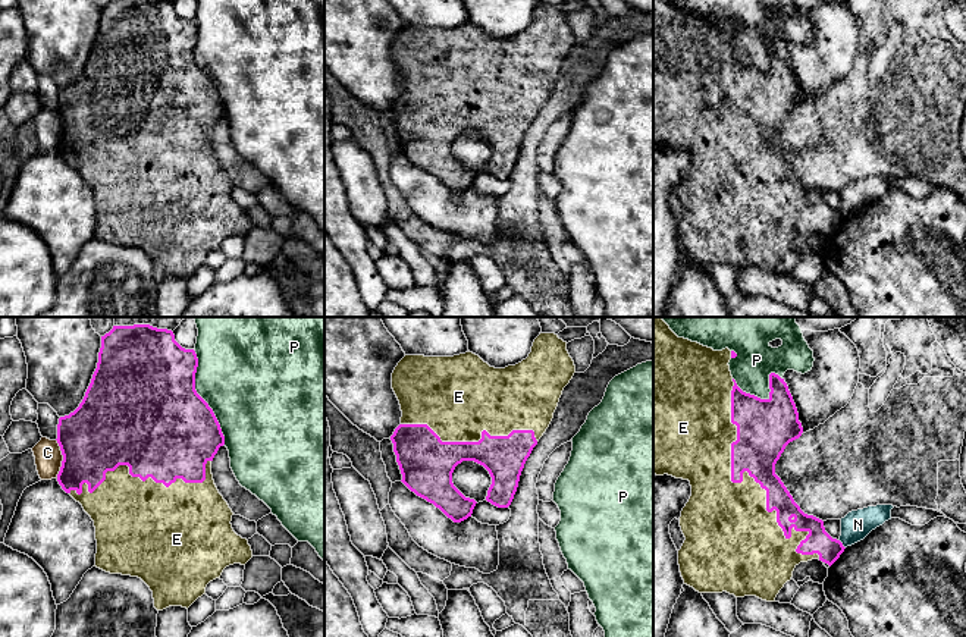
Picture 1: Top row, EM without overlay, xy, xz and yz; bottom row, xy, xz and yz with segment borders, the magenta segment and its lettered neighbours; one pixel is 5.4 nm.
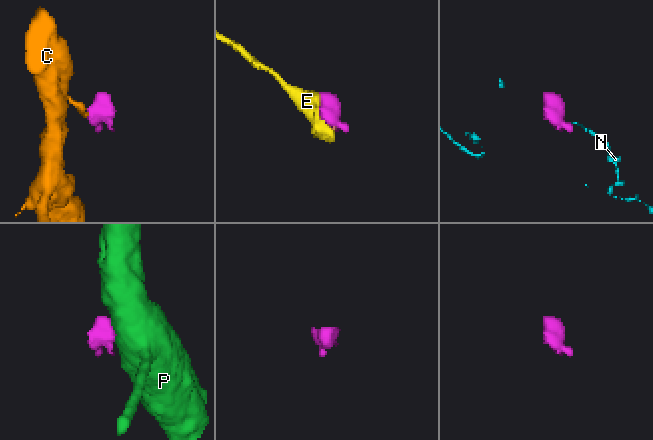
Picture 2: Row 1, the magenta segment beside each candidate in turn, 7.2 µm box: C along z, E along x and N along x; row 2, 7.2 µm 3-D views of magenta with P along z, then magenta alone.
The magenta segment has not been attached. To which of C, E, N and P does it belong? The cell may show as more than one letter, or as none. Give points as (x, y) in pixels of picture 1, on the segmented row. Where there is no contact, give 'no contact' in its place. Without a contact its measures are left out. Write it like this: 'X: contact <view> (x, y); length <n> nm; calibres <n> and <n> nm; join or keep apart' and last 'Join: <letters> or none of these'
C: contact xy (63, 458); length 220 nm; calibres 400 and 150 nm; keep apart
E: contact yz (756, 482); length 1100 nm; calibres 280 and 400 nm; join
N: contact yz (841, 543); length 70 nm; calibres 140 and 160 nm; keep apart
P: contact xy (200, 397); length 550 nm; calibres 500 and 480 nm; keep apart
Join: E

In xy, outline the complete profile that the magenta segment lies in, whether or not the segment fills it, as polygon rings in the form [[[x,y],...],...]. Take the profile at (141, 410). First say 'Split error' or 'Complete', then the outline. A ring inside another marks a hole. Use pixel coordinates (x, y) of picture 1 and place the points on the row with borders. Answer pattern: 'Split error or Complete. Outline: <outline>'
Split error. Outline: [[[150,324],[113,326],[101,336],[97,368],[79,407],[69,415],[60,417],[57,424],[57,443],[63,461],[57,474],[62,489],[79,502],[84,511],[91,517],[95,527],[97,568],[110,572],[141,578],[153,592],[154,608],[163,611],[169,606],[189,608],[198,597],[206,594],[210,581],[220,578],[223,569],[233,564],[245,565],[253,558],[251,546],[247,539],[238,536],[232,528],[232,509],[219,493],[213,474],[211,461],[219,448],[225,445],[225,436],[220,424],[208,404],[195,390],[195,373],[198,358],[194,349],[182,348],[172,330],[157,329]]]

